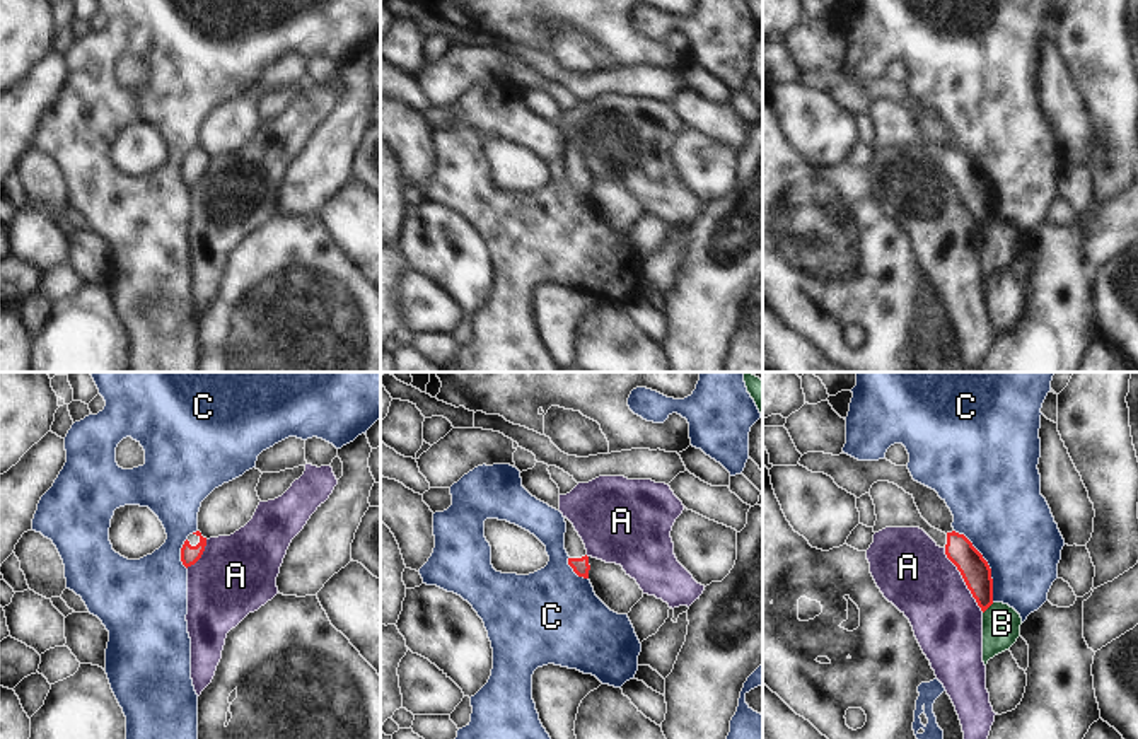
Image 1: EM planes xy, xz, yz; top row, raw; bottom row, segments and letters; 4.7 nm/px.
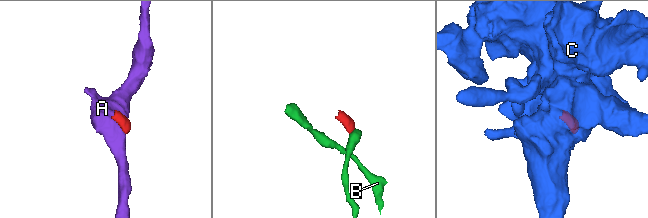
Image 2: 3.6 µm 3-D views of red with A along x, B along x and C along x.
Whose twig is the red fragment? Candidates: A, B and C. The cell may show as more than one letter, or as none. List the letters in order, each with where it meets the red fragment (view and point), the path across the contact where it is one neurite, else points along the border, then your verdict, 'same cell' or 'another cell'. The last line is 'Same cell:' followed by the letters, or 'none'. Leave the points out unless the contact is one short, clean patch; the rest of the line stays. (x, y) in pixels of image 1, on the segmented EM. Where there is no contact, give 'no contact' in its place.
A: contact yz (964, 581); border yz (944, 548), (944, 553), (983, 611); another cell
B: contact yz (988, 606); border yz (993, 603), (983, 613); another cell
C: contact yz (987, 564); border yz (954, 529), (987, 562), (993, 601); another cell
Same cell: none

